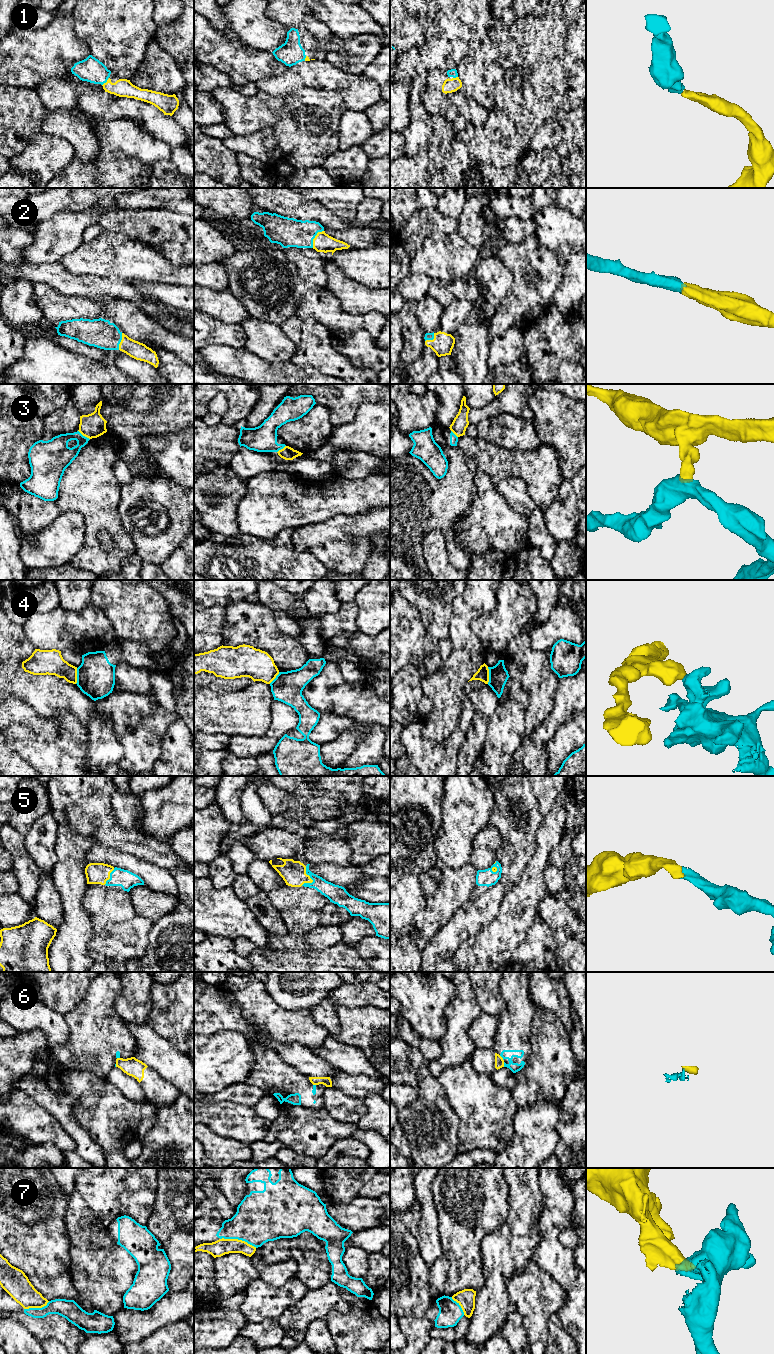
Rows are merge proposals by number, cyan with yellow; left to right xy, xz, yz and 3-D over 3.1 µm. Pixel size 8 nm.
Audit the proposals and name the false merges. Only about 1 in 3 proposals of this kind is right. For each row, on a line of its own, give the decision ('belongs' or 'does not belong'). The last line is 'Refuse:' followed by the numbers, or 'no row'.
1: belongs
2: belongs
3: does not belong
4: does not belong
5: belongs
6: does not belong
7: does not belong
Refuse: 3, 4, 6, 7

